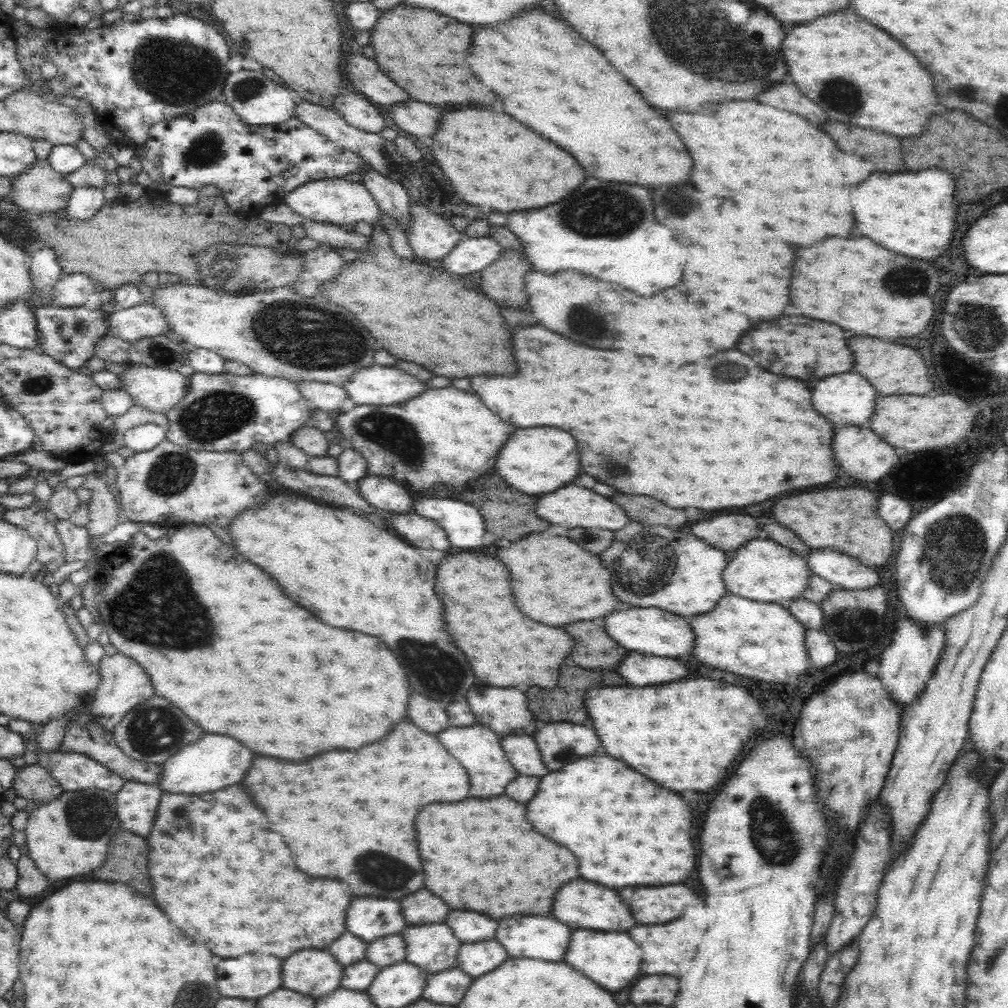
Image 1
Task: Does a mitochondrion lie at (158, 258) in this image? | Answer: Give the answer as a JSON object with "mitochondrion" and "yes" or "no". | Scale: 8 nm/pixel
{"mitochondrion":"no"}

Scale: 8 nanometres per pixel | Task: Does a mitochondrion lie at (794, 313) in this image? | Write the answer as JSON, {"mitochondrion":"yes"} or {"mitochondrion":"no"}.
{"mitochondrion":"no"}

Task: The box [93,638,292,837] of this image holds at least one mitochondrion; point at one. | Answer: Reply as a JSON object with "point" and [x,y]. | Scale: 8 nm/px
{"point":[146,733]}

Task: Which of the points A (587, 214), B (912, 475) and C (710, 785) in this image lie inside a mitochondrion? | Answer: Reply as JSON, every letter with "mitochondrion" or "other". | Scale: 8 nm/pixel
{"A":"mitochondrion","B":"other","C":"other"}

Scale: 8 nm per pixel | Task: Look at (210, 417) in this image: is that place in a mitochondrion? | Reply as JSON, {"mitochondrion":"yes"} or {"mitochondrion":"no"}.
{"mitochondrion":"yes"}

